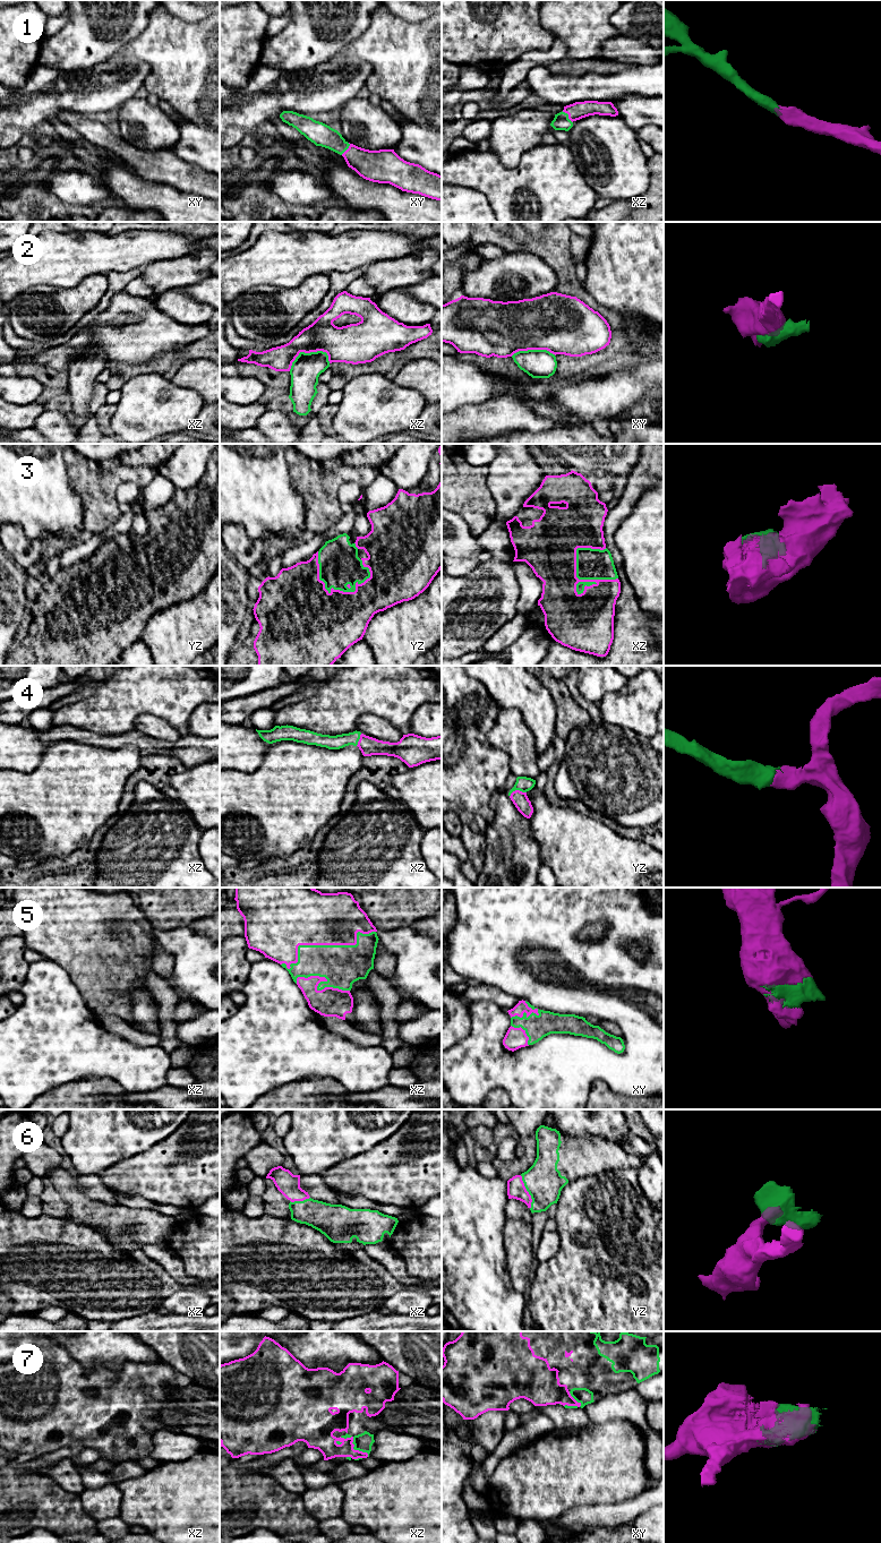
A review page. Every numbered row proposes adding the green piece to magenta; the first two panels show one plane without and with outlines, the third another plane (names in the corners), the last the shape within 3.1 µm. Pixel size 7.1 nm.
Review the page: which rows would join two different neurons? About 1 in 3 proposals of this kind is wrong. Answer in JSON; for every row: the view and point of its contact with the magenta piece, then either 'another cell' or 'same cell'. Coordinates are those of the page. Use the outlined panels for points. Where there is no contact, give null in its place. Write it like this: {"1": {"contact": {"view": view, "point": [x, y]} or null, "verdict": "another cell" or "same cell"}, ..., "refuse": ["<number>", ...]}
{"1": {"contact": {"view": "xz", "point": [569, 116]}, "verdict": "same cell"}, "2": {"contact": {"view": "xz", "point": [305, 352]}, "verdict": "another cell"}, "3": {"contact": {"view": "xz", "point": [575, 557]}, "verdict": "same cell"}, "4": {"contact": {"view": "yz", "point": [516, 790]}, "verdict": "same cell"}, "5": {"contact": {"view": "xz", "point": [324, 944]}, "verdict": "same cell"}, "6": {"contact": {"view": "yz", "point": [528, 1192]}, "verdict": "same cell"}, "7": {"contact": {"view": "xz", "point": [353, 1445]}, "verdict": "same cell"}, "refuse": ["2"]}

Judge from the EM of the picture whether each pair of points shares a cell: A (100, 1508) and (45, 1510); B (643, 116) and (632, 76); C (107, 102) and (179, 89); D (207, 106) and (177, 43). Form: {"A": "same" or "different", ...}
{"A": "different", "B": "different", "C": "different", "D": "same"}

